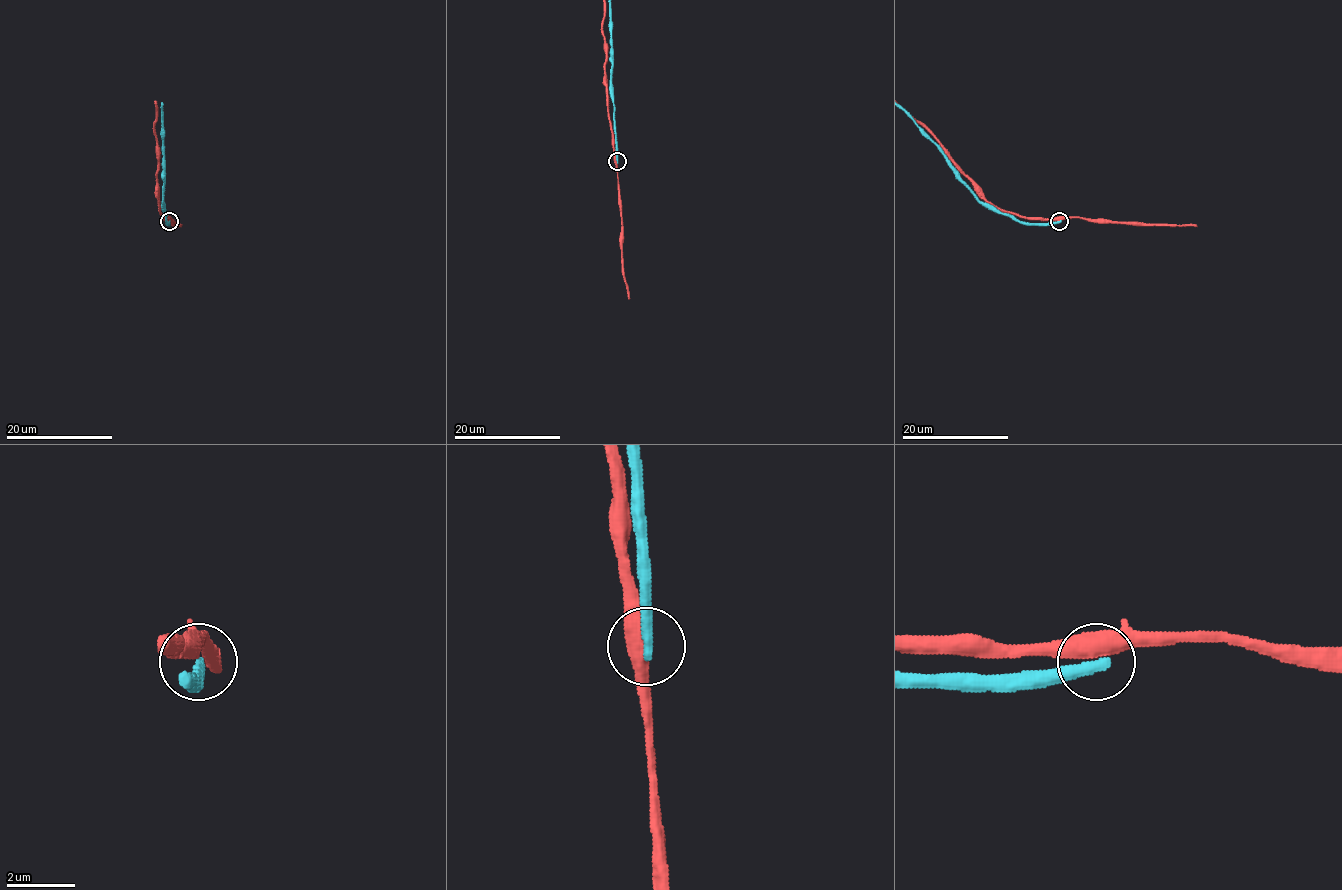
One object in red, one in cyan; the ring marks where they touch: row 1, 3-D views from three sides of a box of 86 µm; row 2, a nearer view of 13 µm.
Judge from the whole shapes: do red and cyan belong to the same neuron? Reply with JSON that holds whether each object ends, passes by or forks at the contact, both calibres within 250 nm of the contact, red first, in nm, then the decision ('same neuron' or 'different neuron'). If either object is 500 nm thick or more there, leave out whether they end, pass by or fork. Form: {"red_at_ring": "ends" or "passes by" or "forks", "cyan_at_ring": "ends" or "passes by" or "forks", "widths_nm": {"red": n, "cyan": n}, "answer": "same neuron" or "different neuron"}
{"red_at_ring": "passes by", "cyan_at_ring": "ends", "widths_nm": {"red": 480, "cyan": 360}, "answer": "different neuron"}

